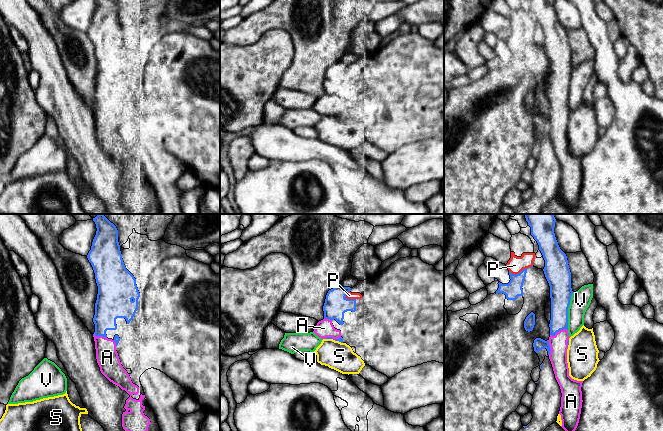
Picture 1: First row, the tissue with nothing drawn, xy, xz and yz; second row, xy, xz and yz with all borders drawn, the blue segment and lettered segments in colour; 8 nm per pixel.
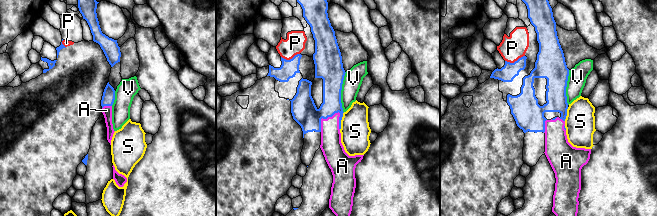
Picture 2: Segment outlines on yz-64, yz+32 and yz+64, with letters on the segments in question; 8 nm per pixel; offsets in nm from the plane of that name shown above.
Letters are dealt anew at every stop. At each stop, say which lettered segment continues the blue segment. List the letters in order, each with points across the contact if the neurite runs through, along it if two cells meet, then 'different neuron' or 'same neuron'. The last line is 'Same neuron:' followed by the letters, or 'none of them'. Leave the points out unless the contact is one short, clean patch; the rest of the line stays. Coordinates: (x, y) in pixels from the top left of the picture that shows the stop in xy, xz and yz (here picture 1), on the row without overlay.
A: same neuron
P: different neuron
S: border along xz (325, 114), (338, 116), (342, 119); different neuron
V: different neuron
Same neuron: A

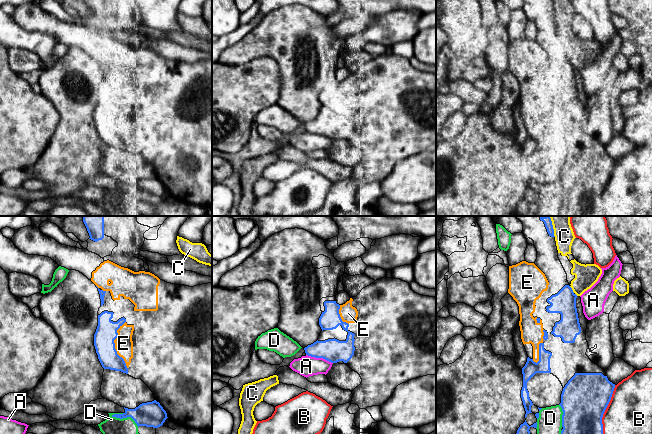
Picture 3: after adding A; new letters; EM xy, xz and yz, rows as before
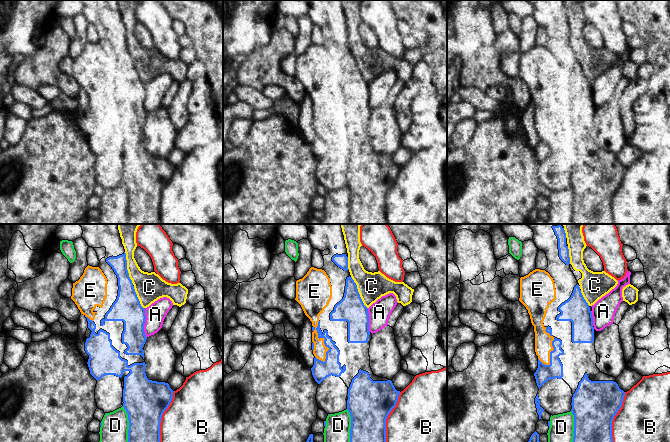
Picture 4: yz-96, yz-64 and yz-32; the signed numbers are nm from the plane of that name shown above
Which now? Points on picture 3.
A: different neuron
B: different neuron
C: different neuron
D: different neuron
E: different neuron
Same neuron: none of them

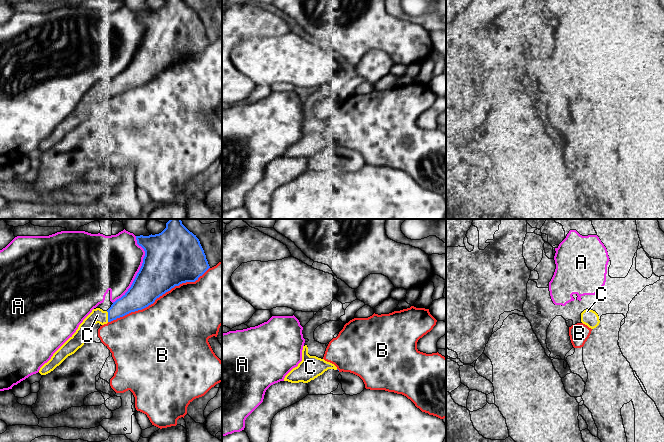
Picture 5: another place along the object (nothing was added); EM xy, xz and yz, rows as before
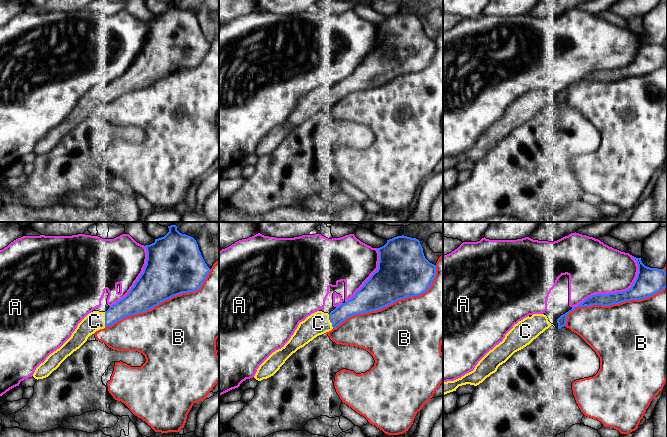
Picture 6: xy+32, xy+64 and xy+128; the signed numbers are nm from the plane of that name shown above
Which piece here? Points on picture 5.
A: different neuron
B: different neuron
C: same neuron
Same neuron: C

